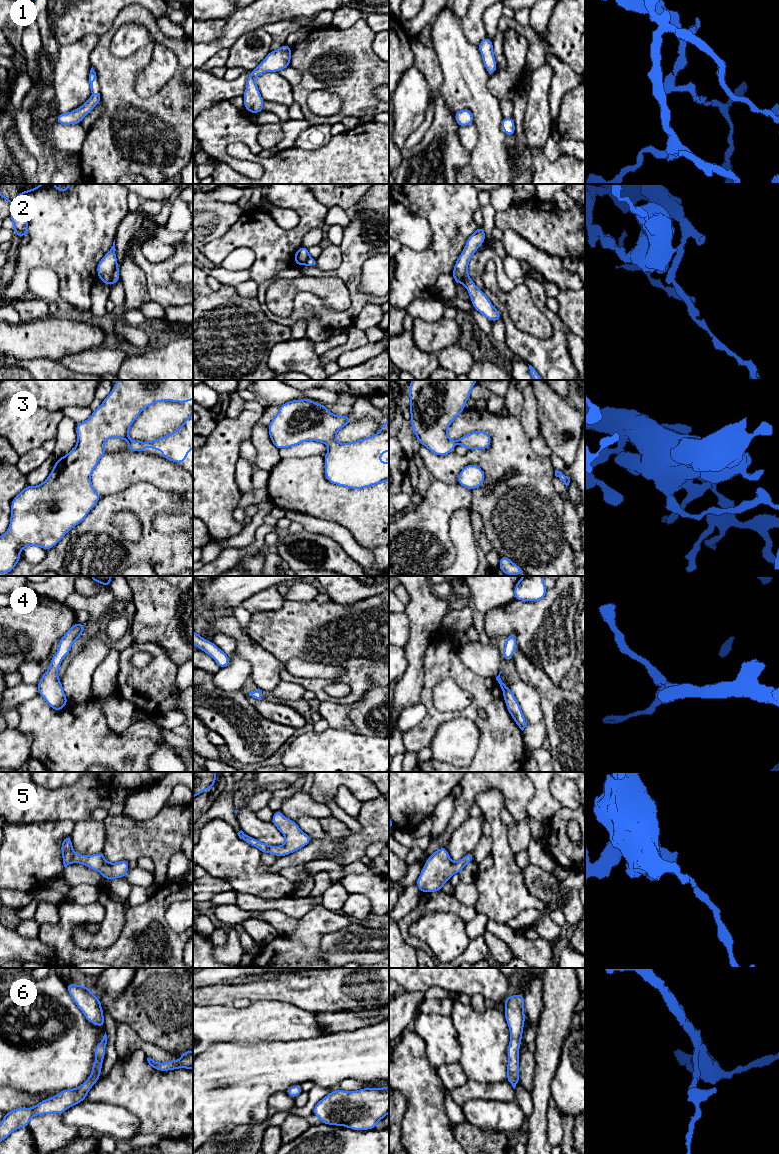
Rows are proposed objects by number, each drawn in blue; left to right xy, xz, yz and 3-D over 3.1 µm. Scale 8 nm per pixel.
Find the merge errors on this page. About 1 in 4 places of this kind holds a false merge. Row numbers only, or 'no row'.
2

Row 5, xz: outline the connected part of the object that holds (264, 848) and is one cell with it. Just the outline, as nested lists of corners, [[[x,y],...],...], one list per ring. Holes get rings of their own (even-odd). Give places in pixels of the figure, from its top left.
[[[281,810],[274,812],[271,822],[276,826],[276,828],[284,835],[285,844],[283,846],[271,846],[265,843],[260,842],[254,837],[250,837],[242,830],[237,834],[240,839],[258,848],[262,853],[270,853],[276,855],[277,857],[282,857],[289,855],[307,844],[312,840],[310,836],[304,833],[297,823],[291,819],[286,818]]]

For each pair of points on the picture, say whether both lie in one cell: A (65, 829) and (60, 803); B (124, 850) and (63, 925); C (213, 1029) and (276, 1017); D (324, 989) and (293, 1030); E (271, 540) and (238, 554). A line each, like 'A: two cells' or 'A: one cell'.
A: two cells
B: two cells
C: one cell
D: two cells
E: two cells

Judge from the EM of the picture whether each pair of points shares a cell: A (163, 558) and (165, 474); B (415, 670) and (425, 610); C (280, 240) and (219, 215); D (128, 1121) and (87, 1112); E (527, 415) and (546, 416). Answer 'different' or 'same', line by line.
A: different
B: same
C: different
D: same
E: different

